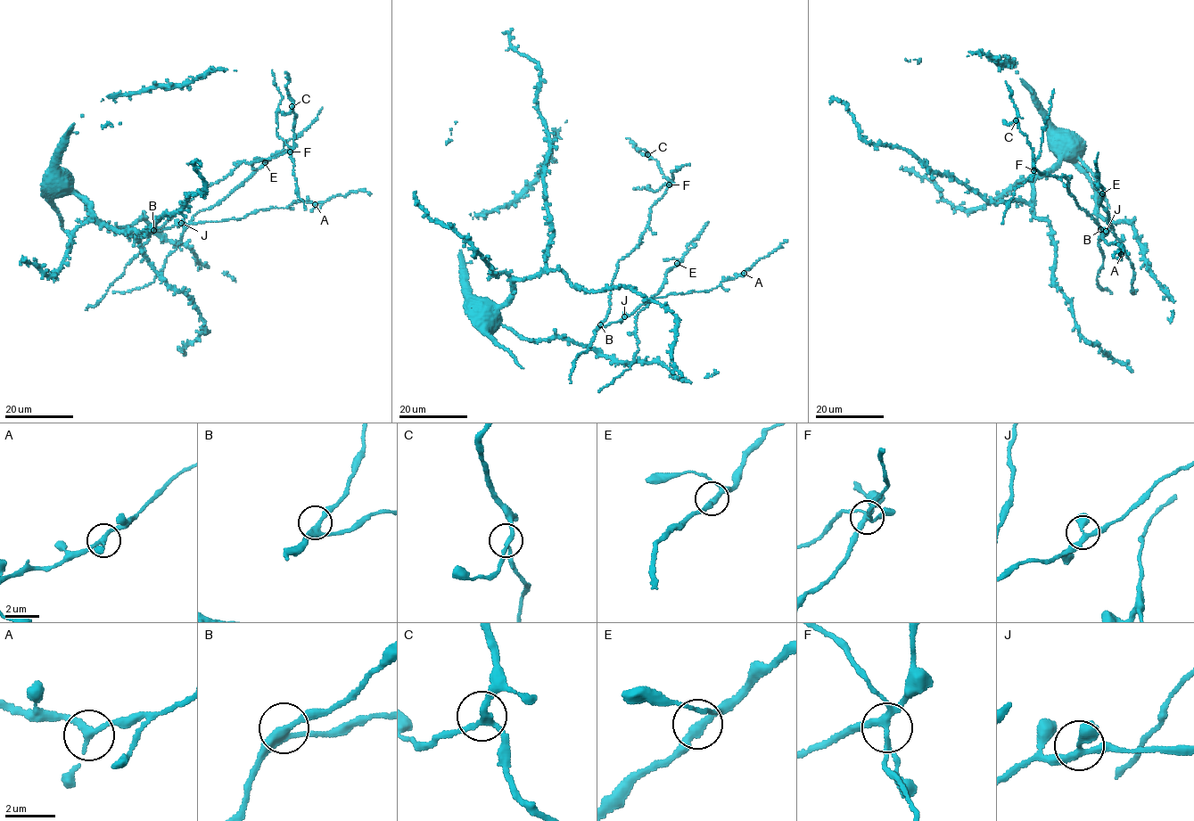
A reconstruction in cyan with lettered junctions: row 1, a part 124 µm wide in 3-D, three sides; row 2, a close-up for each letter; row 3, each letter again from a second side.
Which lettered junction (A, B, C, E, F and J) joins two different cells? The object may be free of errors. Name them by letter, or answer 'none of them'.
F

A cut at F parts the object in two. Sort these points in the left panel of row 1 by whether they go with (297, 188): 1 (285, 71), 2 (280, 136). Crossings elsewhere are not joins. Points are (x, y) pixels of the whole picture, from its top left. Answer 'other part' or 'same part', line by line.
1: other part
2: same part

